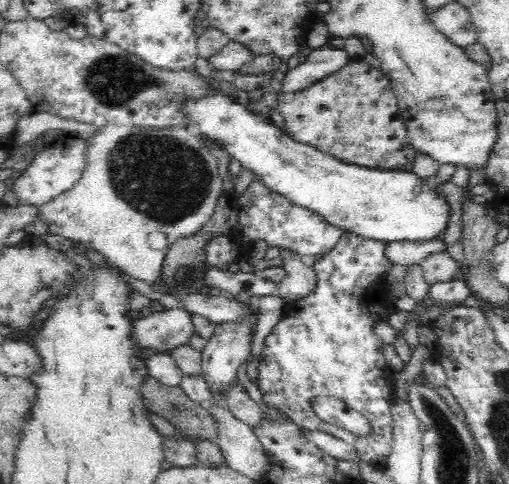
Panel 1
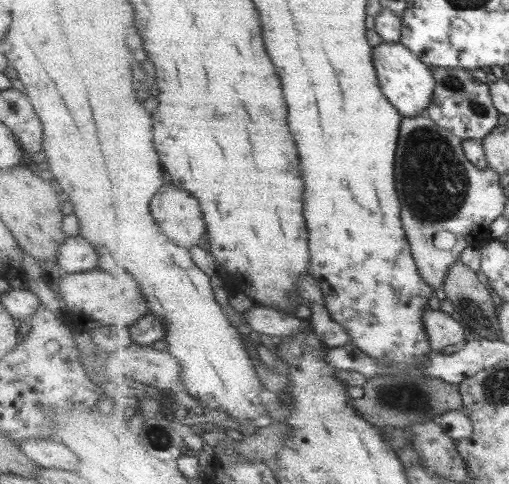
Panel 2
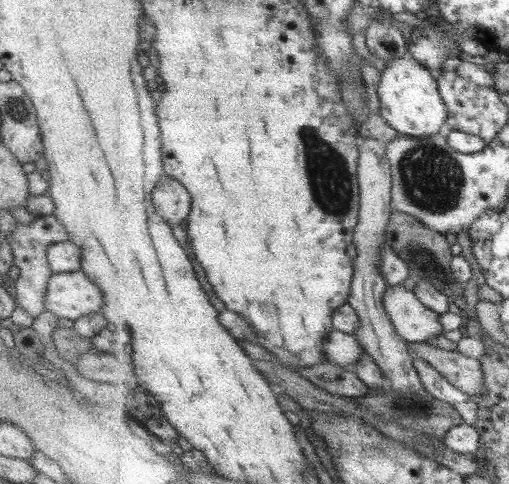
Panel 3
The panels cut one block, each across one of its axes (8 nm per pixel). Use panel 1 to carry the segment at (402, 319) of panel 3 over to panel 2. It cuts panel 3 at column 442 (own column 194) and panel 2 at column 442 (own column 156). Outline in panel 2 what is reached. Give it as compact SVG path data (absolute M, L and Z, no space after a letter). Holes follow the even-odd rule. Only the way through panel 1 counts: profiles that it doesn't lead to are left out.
M427 309L424 312L424 325L433 351L444 350L446 346L457 344L465 337L472 337L467 326L439 309Z

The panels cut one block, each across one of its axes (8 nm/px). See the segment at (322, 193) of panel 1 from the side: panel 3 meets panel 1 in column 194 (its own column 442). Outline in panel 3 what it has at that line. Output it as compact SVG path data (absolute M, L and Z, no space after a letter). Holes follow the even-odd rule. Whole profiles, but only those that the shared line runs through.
M406 56L397 58L382 70L378 88L381 100L380 115L401 135L421 138L447 130L449 110L439 90L438 79L419 61Z

